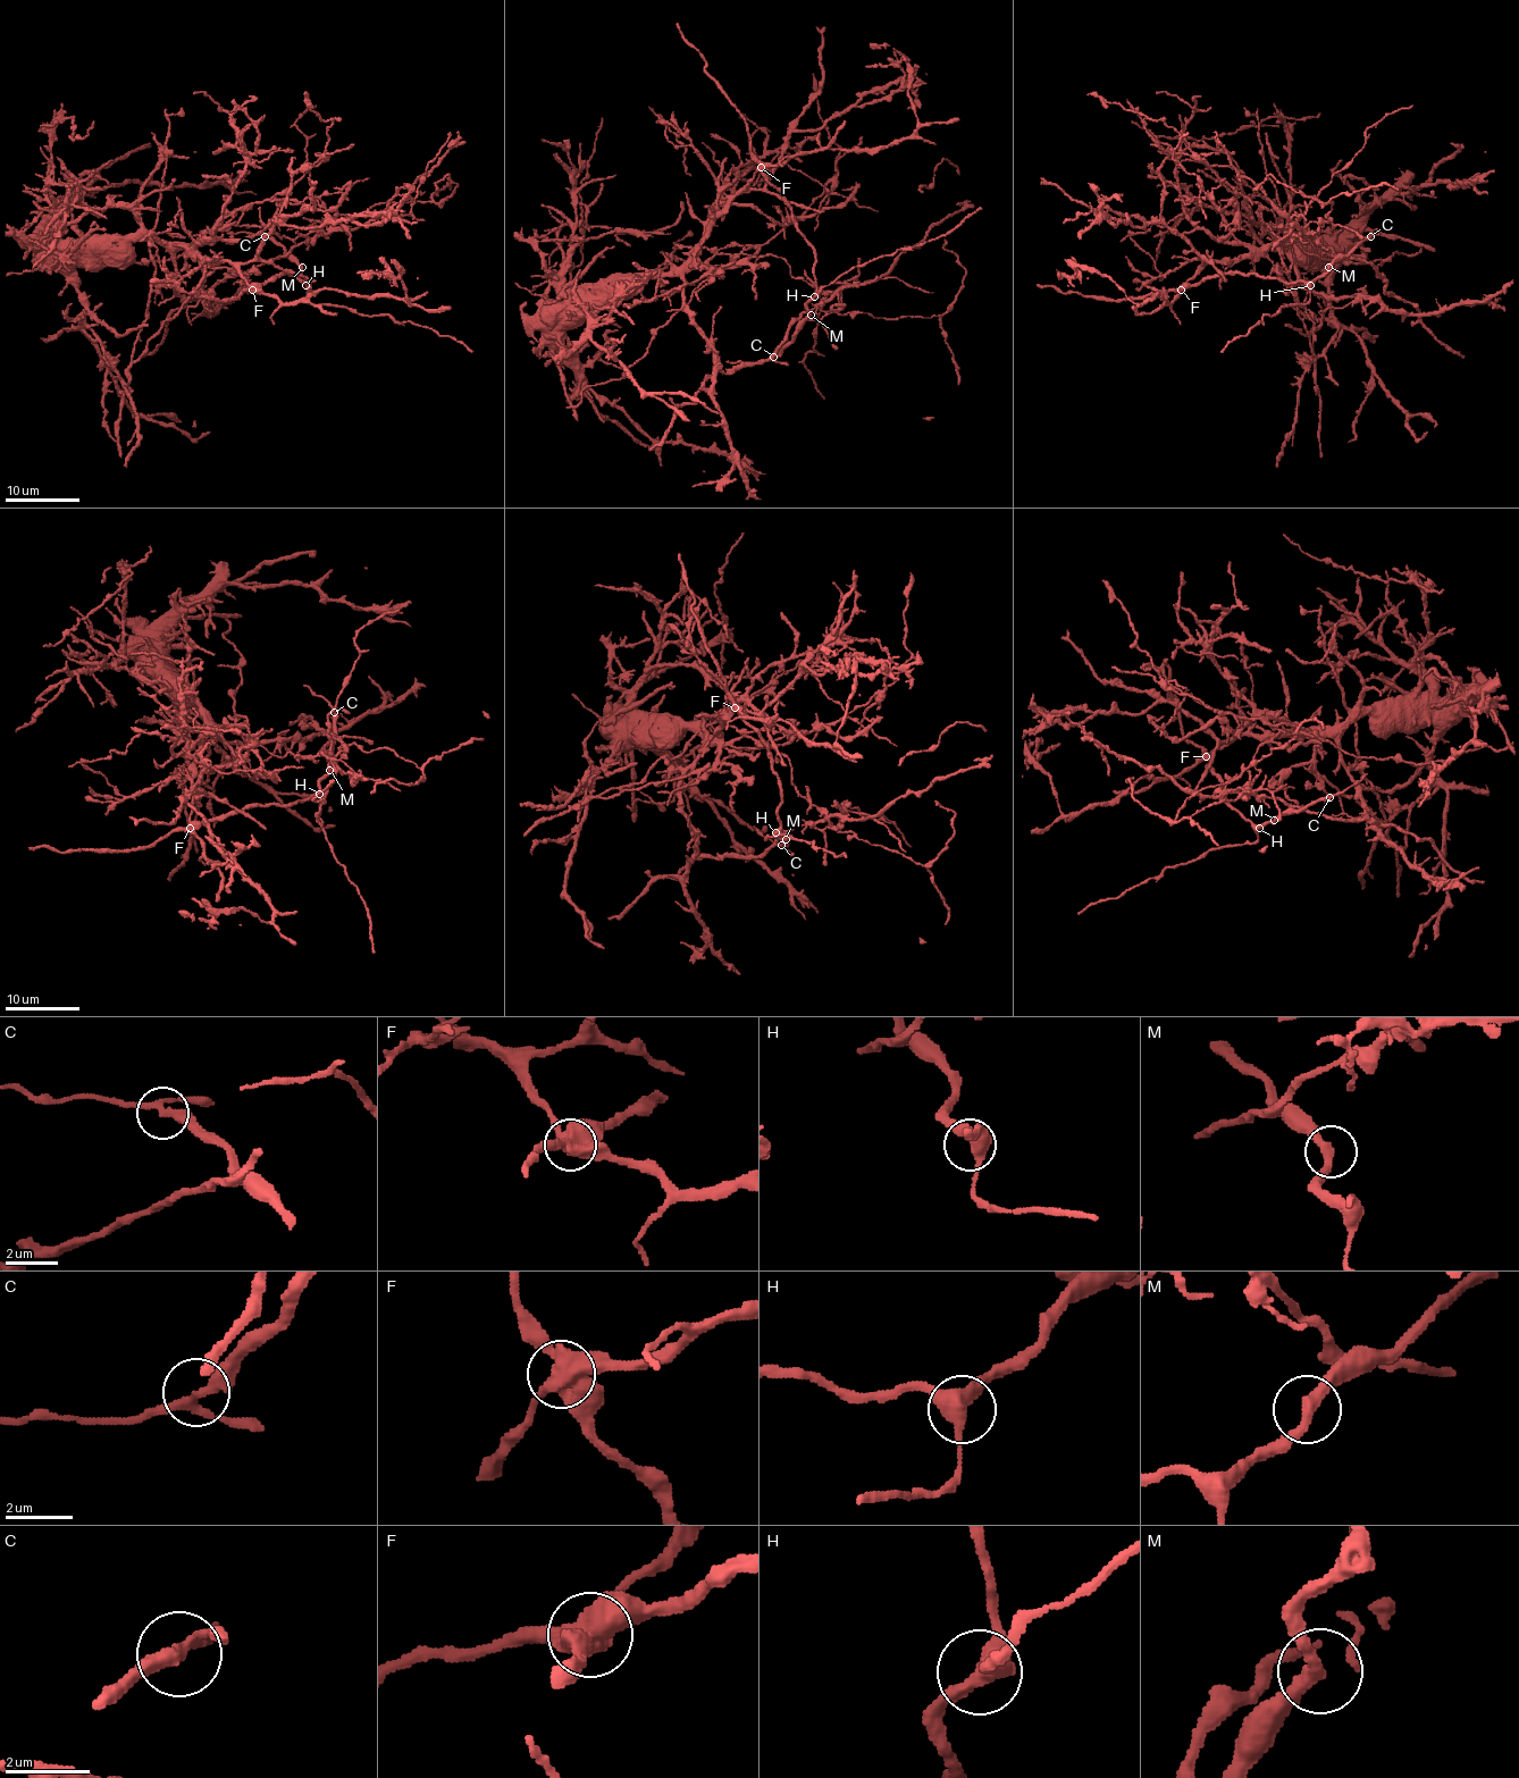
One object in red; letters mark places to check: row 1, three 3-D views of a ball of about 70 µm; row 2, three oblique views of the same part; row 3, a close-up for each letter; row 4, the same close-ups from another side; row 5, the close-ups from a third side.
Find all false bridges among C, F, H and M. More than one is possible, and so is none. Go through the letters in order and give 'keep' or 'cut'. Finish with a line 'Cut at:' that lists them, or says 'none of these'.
C: cut
F: cut
H: keep
M: keep
Cut at: C, F

